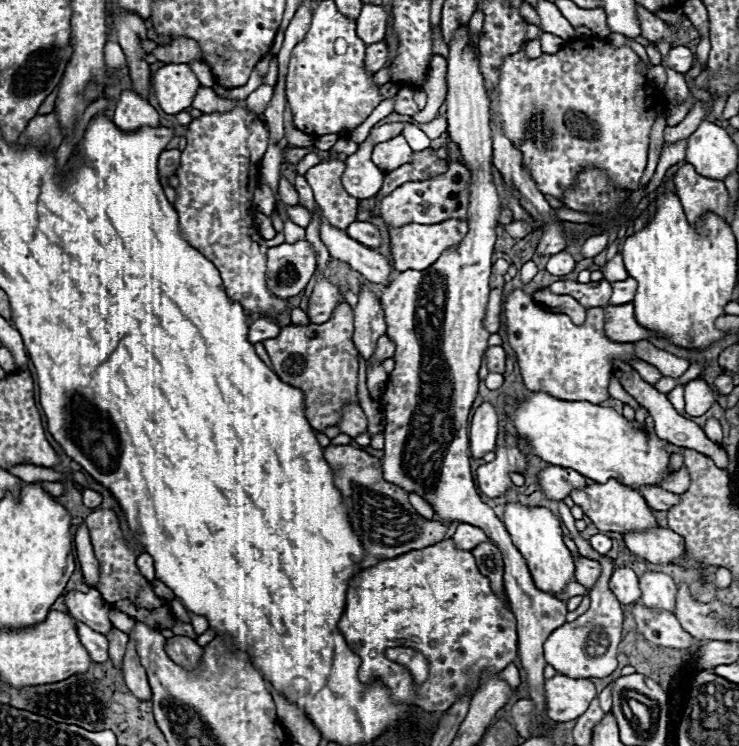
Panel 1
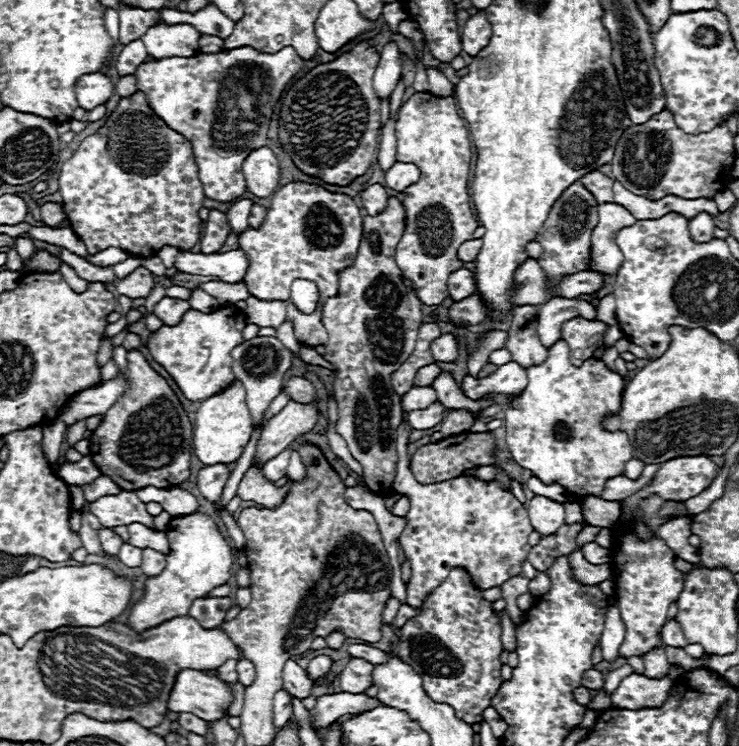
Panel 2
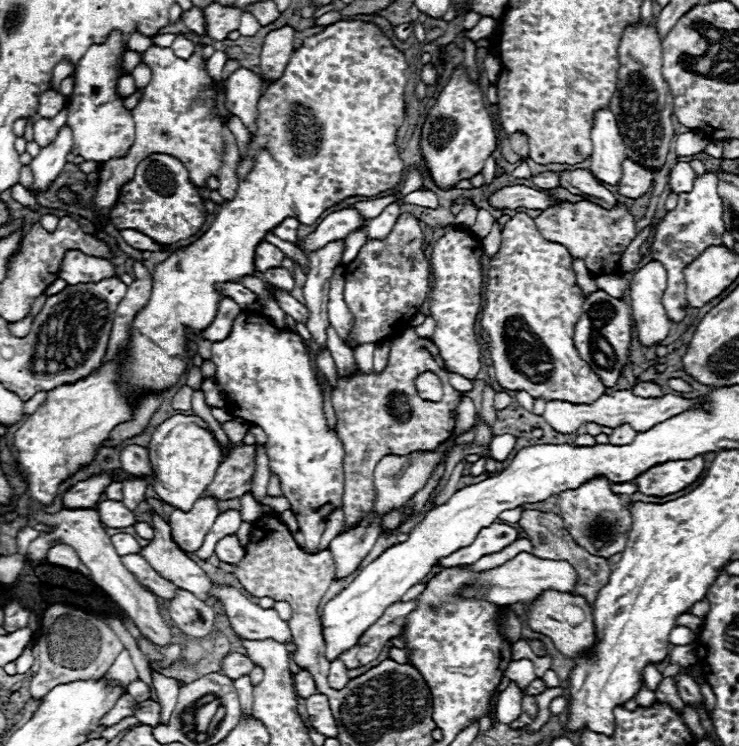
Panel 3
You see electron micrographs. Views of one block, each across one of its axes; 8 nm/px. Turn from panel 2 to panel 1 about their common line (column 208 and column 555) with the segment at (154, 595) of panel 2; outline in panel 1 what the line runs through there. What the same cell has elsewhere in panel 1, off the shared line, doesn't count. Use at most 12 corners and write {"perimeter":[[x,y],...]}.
{"perimeter":[[508,502],[502,518],[536,588],[560,592],[574,576],[560,520]]}

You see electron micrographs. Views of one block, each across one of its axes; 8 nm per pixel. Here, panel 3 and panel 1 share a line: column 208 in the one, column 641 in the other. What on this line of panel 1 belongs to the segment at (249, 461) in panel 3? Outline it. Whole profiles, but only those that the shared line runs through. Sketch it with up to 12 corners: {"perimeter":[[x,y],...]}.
{"perimeter":[[644,484],[638,492],[654,510],[668,510],[678,496]]}

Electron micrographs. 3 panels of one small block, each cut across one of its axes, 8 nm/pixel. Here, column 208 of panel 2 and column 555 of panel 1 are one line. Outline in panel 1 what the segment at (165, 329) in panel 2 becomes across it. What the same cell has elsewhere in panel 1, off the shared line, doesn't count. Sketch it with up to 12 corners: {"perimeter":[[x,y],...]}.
{"perimeter":[[524,290],[506,302],[510,346],[528,390],[600,404],[612,362],[604,308],[584,324]]}

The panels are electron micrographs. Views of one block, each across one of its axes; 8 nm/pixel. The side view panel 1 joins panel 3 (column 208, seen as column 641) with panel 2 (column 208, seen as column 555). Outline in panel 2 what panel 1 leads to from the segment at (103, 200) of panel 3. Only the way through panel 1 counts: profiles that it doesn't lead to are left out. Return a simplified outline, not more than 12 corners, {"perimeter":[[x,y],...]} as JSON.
{"perimeter":[[240,46],[150,60],[152,110],[192,142],[204,194],[246,190],[304,60]]}

